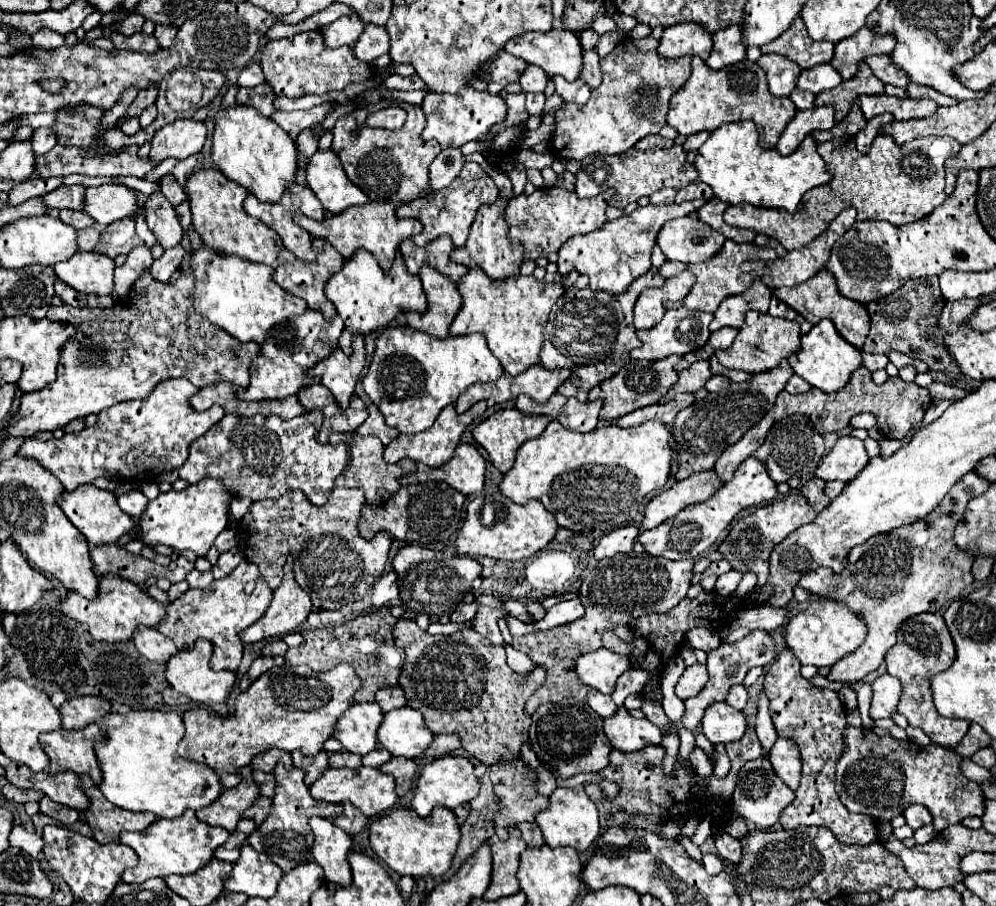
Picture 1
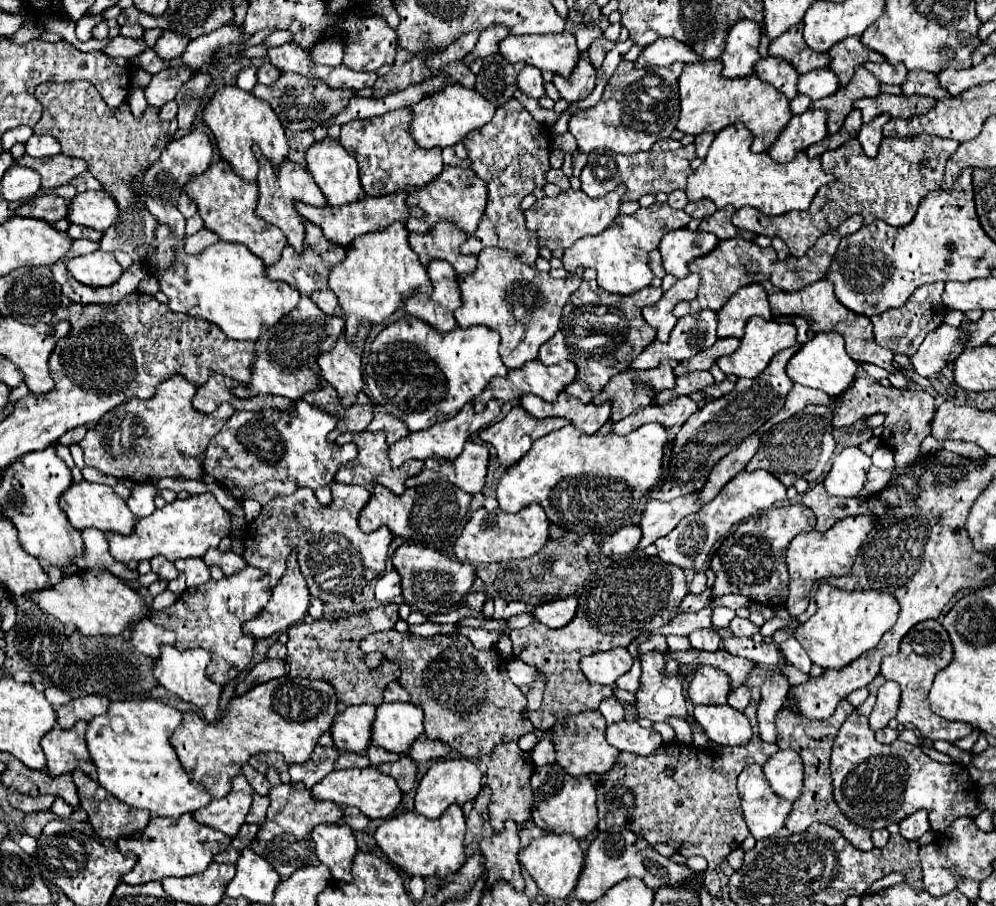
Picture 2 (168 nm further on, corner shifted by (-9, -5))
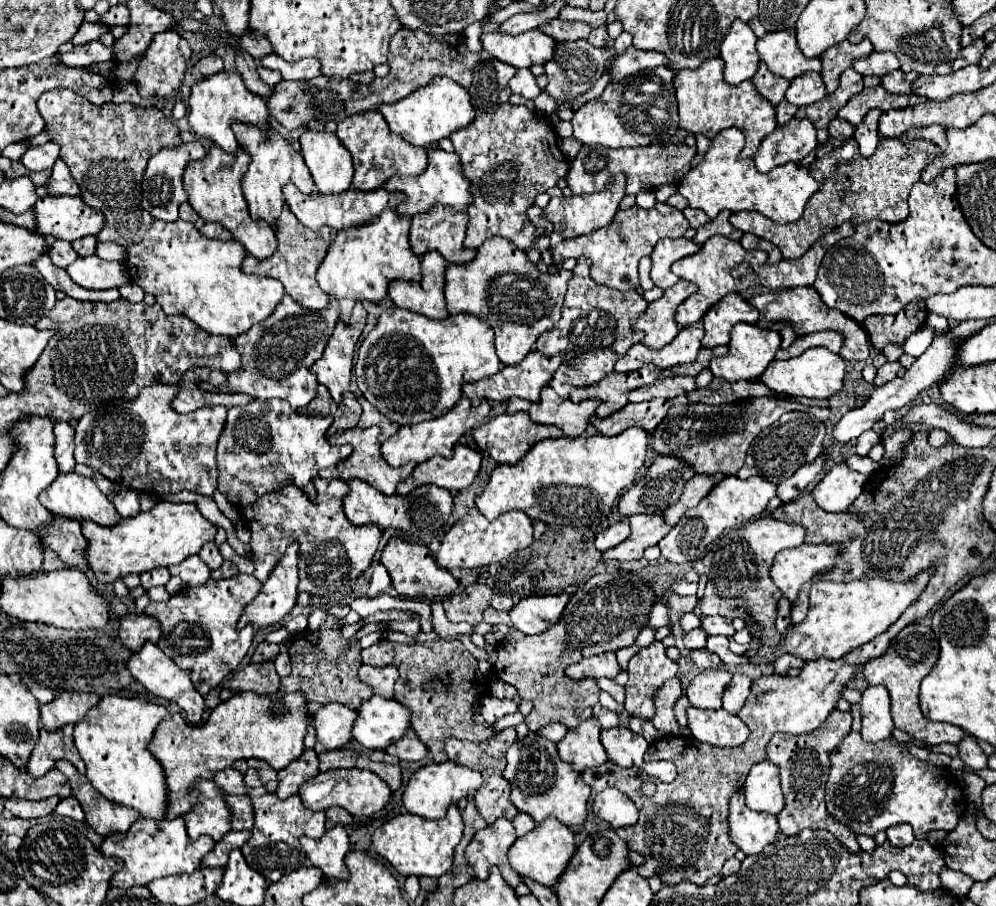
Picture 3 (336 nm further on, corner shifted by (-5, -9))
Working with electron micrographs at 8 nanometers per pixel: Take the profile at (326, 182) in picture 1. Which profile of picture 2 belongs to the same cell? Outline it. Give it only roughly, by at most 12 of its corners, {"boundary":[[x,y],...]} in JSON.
{"boundary":[[325,138],[307,154],[307,170],[329,206],[359,202],[355,158]]}

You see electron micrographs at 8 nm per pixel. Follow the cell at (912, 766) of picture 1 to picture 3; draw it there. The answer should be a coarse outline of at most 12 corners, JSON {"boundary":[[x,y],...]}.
{"boundary":[[853,728],[831,754],[827,810],[855,834],[953,830],[951,770]]}

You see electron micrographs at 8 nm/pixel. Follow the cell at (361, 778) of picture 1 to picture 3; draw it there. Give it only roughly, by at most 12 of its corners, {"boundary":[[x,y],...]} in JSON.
{"boundary":[[361,768],[319,772],[299,788],[309,810],[371,816],[391,790]]}

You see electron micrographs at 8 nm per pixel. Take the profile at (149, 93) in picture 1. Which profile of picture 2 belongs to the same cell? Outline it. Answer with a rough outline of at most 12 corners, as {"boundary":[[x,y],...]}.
{"boundary":[[167,68],[145,88],[149,106],[161,108],[195,72]]}

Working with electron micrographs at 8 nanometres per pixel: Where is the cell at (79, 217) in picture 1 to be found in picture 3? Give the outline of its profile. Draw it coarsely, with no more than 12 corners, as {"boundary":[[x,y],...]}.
{"boundary":[[85,236],[73,242],[79,256],[95,254],[95,236]]}

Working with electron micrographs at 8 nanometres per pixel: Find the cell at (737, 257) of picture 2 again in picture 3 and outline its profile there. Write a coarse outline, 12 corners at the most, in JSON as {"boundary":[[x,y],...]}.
{"boundary":[[711,236],[673,274],[697,290],[677,308],[675,322],[693,326],[731,292],[747,290],[731,276],[747,252]]}

